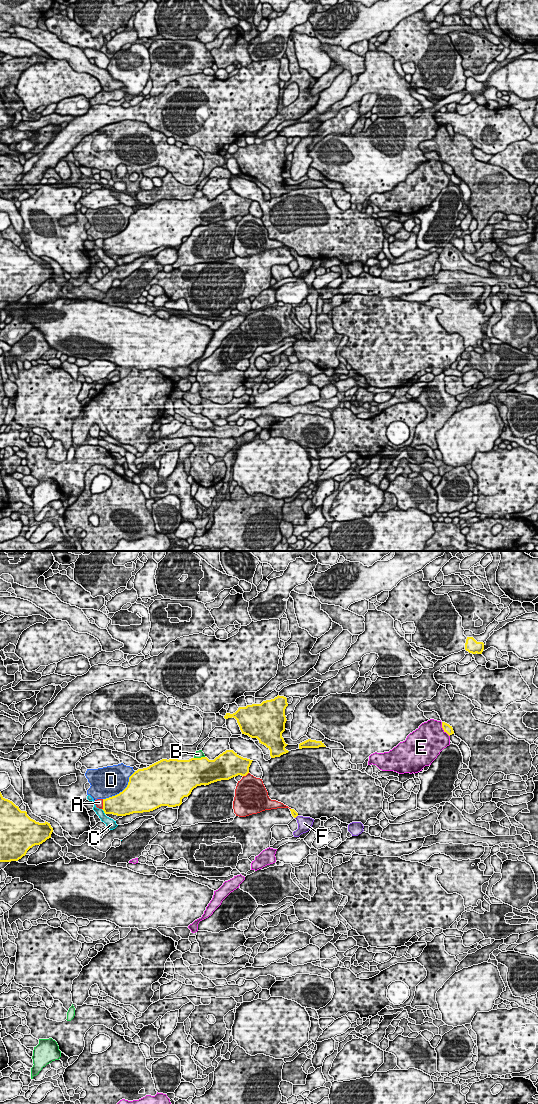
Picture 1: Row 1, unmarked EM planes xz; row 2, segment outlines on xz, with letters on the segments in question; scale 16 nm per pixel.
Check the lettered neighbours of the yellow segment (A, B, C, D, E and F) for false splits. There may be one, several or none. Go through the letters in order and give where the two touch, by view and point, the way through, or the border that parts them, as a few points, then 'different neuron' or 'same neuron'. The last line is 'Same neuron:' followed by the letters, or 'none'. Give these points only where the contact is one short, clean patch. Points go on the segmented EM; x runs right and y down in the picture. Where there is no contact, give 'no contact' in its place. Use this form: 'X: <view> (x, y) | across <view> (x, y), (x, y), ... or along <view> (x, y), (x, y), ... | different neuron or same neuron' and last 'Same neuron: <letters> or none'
A: xz (103, 804) | different neuron
B: xz (199, 758) | different neuron
C: xz (103, 810) | along xz (101, 809), (105, 813) | different neuron
D: xz (123, 790) | different neuron
E: xz (443, 729) | different neuron
F: xz (296, 816) | across xz (293, 812), (296, 816), (304, 823) | same neuron
Same neuron: F

